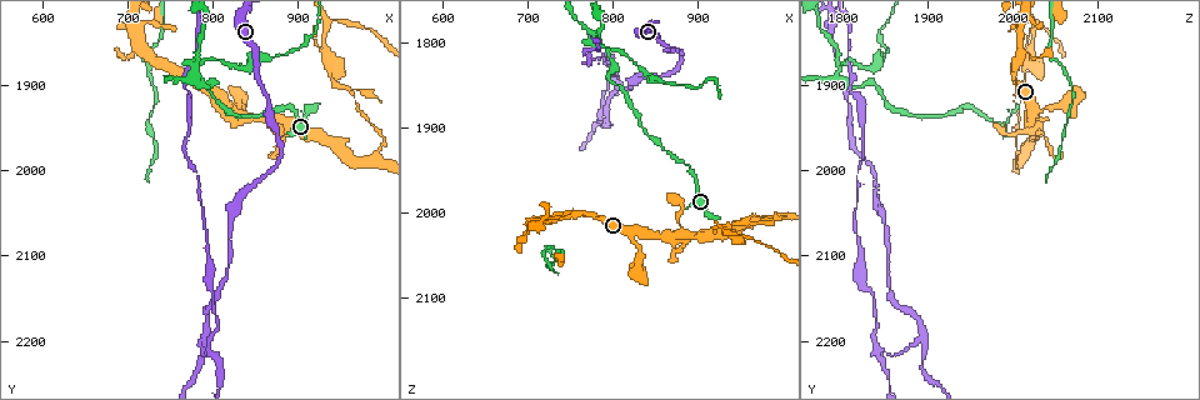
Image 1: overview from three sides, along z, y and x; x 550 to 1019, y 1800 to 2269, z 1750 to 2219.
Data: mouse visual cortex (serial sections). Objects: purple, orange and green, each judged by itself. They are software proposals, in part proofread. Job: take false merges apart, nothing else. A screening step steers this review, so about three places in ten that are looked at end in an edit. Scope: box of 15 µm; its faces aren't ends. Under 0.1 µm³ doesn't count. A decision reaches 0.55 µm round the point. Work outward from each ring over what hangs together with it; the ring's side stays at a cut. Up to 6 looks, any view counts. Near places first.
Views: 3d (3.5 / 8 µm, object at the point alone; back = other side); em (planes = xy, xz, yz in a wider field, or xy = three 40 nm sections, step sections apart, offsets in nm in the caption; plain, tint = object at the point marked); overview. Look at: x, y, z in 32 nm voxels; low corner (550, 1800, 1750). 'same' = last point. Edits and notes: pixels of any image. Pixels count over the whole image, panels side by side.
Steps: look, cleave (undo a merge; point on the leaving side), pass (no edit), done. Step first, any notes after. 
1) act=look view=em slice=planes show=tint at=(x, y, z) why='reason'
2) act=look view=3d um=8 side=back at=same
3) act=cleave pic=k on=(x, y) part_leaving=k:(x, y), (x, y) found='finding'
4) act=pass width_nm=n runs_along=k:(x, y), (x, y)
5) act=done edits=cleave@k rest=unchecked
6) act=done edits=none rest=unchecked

act=look view=3d um=3.5 at=(880, 1945, 2030)

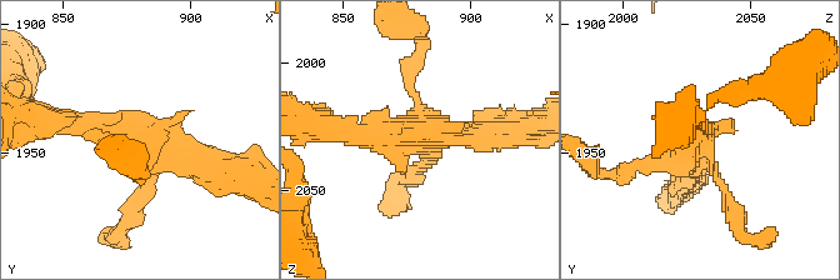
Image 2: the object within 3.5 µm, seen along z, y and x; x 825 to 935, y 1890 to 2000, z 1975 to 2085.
act=pass found='all the same cell'

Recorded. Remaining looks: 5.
act=look view=3d um=8 at=(795, 2185, 1895) why='a fork'

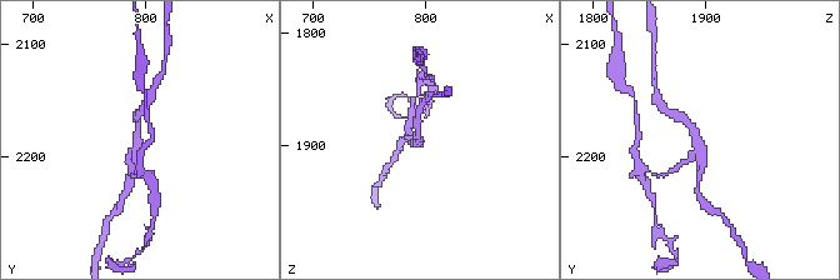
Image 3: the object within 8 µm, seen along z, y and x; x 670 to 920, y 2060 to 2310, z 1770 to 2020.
act=look view=3d um=3.5 at=(792, 2184, 1894) why='closer look'

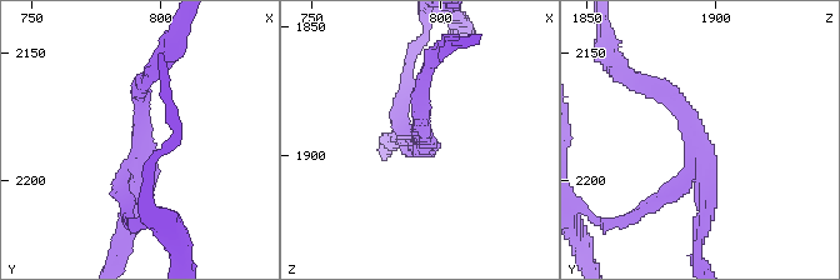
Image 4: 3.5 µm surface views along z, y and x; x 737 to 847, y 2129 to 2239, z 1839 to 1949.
act=cleave pic=4 on=(659, 199) arm_widths_nm=150,200,250 part_leaving=4:(691, 169), (659, 203), (601, 226) found='a second cell is stuck on'

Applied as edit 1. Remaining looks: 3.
act=look view=overview why='redraw'

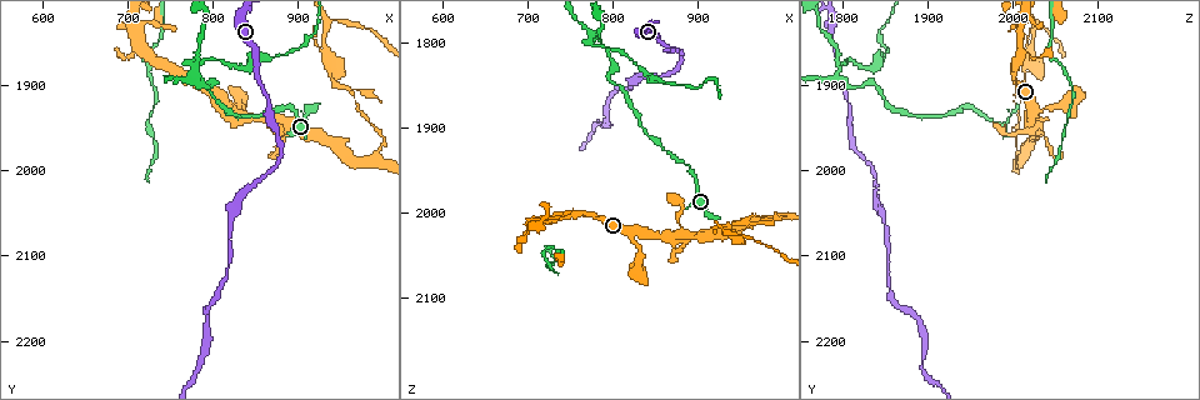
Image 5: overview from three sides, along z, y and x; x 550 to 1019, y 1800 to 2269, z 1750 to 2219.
act=look view=3d um=8 side=back at=(780, 1885, 1795)

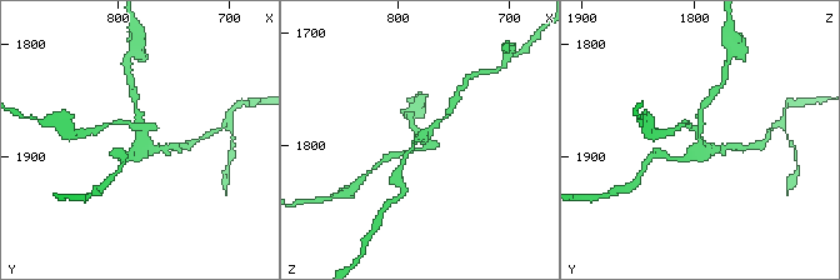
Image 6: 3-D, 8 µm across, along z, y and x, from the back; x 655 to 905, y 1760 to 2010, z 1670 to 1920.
act=look view=em slice=xy step=2 show=tint at=(778, 1888, 1794)

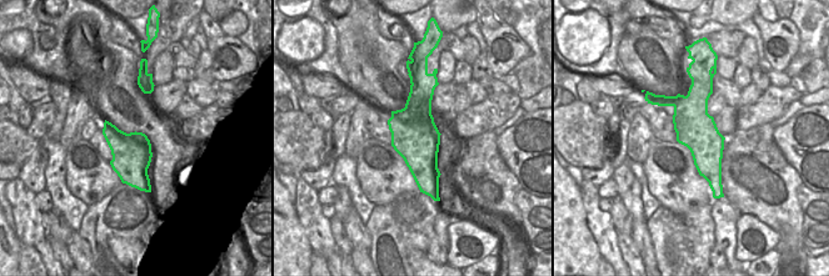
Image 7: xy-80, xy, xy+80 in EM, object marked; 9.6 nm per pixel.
act=pass width_nm=460 runs_along=6:(123, 159), (146, 134), (128, 123) found='all the same cell'

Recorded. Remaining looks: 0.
act=done edits=cleave@4 rest=unchecked

